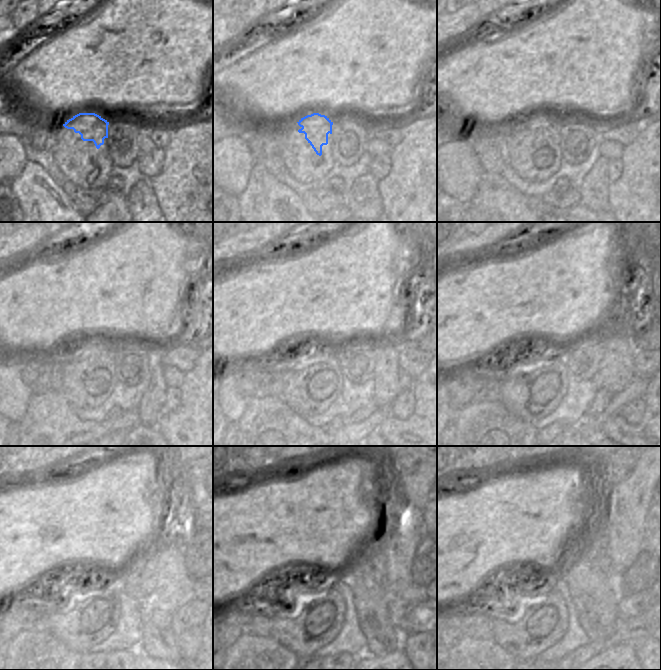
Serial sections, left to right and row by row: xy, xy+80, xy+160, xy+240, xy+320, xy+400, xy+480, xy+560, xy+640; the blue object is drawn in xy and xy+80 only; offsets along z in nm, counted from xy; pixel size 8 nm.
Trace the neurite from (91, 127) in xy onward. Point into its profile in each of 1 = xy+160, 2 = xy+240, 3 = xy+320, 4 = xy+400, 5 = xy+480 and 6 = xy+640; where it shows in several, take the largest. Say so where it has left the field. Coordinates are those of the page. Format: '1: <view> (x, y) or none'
1: xy+160 (545, 131)
2: xy+240 (95, 356)
3: xy+320 (327, 369)
4: xy+400 (554, 384)
5: xy+480 (101, 608)
6: xy+640 (548, 620)

